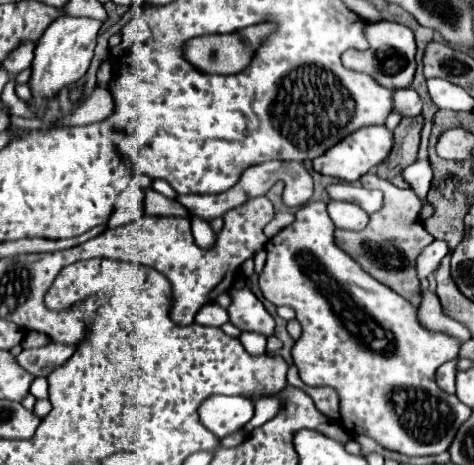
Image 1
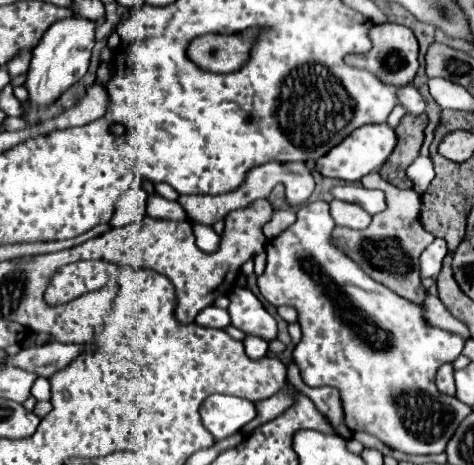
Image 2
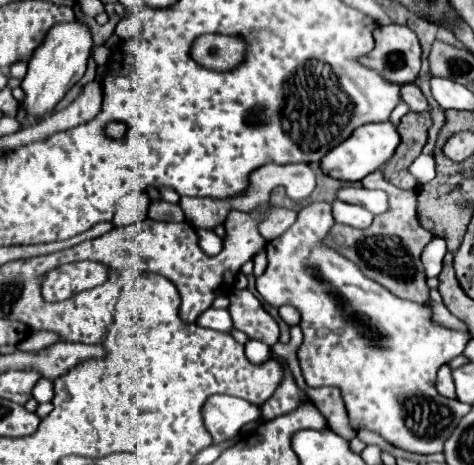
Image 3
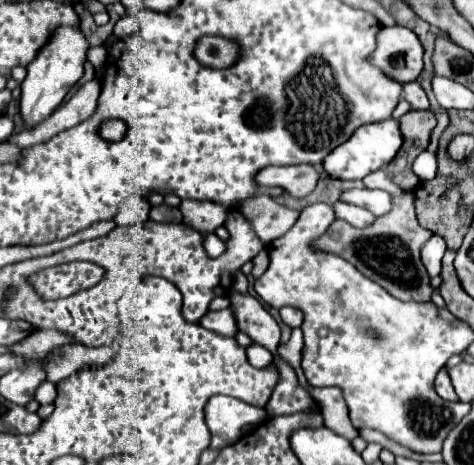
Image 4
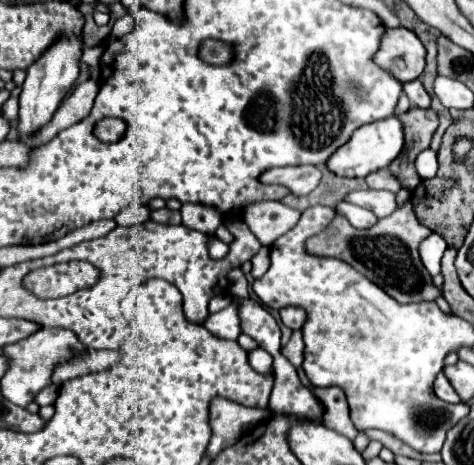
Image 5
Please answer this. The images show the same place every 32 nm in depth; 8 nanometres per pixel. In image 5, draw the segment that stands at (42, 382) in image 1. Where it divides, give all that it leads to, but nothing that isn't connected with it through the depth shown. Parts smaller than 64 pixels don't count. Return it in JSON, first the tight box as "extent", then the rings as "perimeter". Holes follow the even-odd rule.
{"extent":[36,384,58,406],"perimeter":[[[50,384],[48,388],[44,388],[44,390],[36,396],[36,402],[38,402],[38,406],[48,406],[48,404],[52,404],[56,398],[58,398],[58,386]]]}

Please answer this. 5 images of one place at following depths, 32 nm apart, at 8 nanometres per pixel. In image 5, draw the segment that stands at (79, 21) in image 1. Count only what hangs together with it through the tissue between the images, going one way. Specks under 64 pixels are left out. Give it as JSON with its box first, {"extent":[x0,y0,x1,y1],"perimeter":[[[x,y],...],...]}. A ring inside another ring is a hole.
{"extent":[18,38,84,140],"perimeter":[[[78,38],[68,40],[58,40],[54,42],[42,56],[40,60],[36,60],[28,70],[26,70],[26,82],[22,86],[22,94],[20,94],[20,112],[18,112],[18,138],[26,140],[32,134],[36,134],[42,126],[46,126],[54,112],[58,110],[60,102],[68,96],[68,92],[72,90],[78,74],[80,74],[80,54],[82,54],[84,44]]]}

